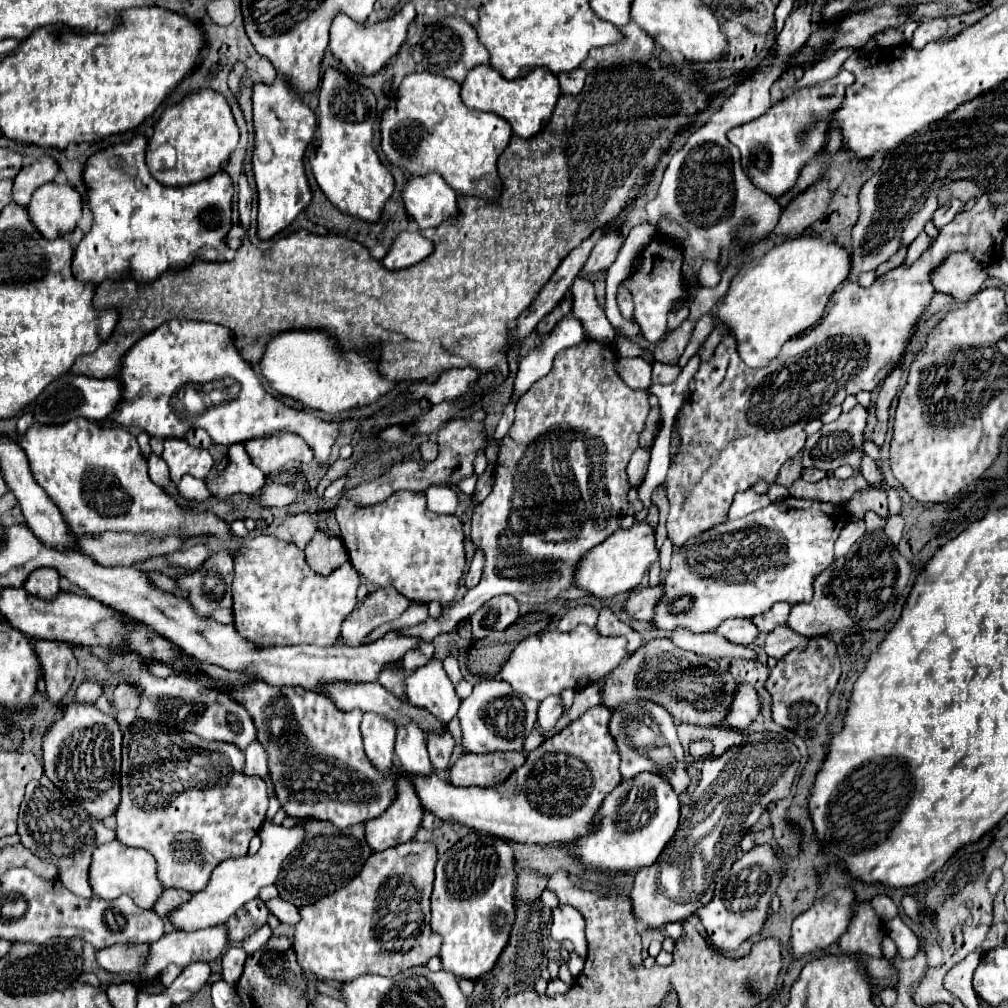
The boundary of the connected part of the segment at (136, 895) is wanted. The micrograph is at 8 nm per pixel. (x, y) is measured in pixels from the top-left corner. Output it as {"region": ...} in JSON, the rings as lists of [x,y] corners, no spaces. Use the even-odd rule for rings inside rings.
{"region":[[[110,842],[104,846],[98,846],[92,854],[92,866],[90,866],[90,886],[96,896],[104,900],[116,900],[122,894],[128,894],[136,906],[144,910],[152,910],[158,898],[164,894],[164,886],[156,876],[156,860],[146,850],[132,850],[128,846],[122,846],[120,842]]]}

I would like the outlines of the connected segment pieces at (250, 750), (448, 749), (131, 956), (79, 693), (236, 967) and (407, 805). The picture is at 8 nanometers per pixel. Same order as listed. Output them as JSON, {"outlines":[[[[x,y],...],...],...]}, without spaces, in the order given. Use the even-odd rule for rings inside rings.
{"outlines":[[[[256,740],[244,750],[246,754],[246,774],[248,776],[268,776],[268,754],[266,748]]],[[[428,734],[426,740],[428,740],[428,752],[434,772],[444,772],[450,764],[450,756],[454,748],[452,734]]],[[[112,946],[96,950],[96,962],[102,970],[110,974],[132,972],[136,970],[136,962],[140,962],[140,954],[144,954],[148,946]]],[[[84,682],[78,686],[76,690],[76,702],[80,704],[92,704],[96,702],[96,698],[102,694],[102,686],[100,684],[94,684],[94,682]]],[[[230,947],[226,954],[222,956],[222,980],[230,986],[235,986],[242,976],[247,954],[245,950],[236,947]]],[[[394,764],[392,774],[394,774],[394,786],[396,786],[396,796],[394,796],[392,804],[378,818],[372,818],[372,820],[366,822],[368,844],[372,846],[374,852],[380,852],[384,848],[392,848],[392,846],[398,846],[398,844],[412,840],[416,836],[416,832],[422,828],[424,808],[422,808],[422,802],[420,802],[416,790],[414,790],[412,782],[406,778],[406,774],[402,772],[402,768],[398,764]]]]}

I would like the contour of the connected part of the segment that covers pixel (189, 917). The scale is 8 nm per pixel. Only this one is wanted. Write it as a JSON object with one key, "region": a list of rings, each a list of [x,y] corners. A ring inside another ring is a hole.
{"region":[[[264,822],[258,836],[262,838],[262,846],[260,846],[258,854],[220,862],[216,866],[216,870],[212,872],[212,878],[210,878],[206,890],[202,890],[200,894],[192,894],[190,902],[186,902],[184,906],[180,906],[180,910],[174,910],[168,916],[168,920],[172,920],[172,924],[176,928],[198,930],[198,928],[210,928],[210,926],[222,924],[236,910],[240,910],[246,902],[256,900],[262,888],[276,884],[284,860],[304,842],[306,826],[304,824],[294,824],[294,826],[286,828],[286,826],[276,826],[272,822]]]}

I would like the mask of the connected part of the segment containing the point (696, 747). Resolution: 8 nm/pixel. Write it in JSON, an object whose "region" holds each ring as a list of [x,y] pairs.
{"region":[[[698,738],[696,742],[690,744],[690,754],[692,754],[694,758],[700,758],[700,756],[708,754],[710,750],[712,750],[712,744],[710,744],[706,738]]]}

